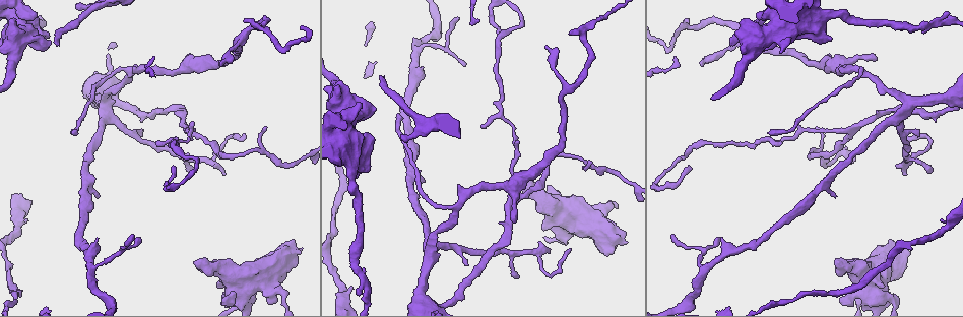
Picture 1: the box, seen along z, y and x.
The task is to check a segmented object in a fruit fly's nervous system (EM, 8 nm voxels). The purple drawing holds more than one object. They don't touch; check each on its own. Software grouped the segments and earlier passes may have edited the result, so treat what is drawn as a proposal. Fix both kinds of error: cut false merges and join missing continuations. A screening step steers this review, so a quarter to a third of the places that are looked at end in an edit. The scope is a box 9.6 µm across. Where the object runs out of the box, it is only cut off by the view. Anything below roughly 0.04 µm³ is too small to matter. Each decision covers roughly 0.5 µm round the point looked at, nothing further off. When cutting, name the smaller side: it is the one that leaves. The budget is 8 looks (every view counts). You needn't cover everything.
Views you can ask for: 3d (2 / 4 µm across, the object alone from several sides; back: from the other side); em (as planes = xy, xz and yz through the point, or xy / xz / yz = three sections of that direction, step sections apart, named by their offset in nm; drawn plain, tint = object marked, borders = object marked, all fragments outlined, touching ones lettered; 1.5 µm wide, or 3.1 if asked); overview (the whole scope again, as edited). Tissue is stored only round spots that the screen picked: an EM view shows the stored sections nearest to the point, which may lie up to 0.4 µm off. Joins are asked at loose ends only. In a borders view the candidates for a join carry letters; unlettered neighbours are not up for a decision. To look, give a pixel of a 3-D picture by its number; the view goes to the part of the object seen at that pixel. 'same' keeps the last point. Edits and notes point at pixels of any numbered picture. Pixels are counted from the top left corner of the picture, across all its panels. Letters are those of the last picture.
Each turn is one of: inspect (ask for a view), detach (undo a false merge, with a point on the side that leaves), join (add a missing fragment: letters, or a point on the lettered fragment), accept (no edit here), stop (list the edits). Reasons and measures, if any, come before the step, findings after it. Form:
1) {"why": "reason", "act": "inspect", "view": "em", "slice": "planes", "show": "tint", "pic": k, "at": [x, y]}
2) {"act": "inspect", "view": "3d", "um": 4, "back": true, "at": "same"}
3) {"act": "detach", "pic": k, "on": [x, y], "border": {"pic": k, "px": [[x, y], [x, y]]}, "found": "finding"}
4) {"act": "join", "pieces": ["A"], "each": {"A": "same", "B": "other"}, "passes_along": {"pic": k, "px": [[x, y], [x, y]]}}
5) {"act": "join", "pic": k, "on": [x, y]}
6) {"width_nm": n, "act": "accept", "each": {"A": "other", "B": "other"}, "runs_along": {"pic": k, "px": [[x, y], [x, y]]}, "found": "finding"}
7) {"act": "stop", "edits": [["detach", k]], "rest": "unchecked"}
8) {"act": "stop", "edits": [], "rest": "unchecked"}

{"act": "inspect", "view": "3d", "um": 4, "pic": 1, "at": [840, 302]}

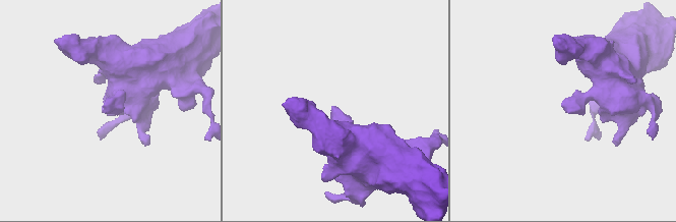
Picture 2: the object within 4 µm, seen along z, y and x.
{"act": "inspect", "view": "em", "slice": "planes", "show": "borders", "pic": 2, "at": [562, 105]}

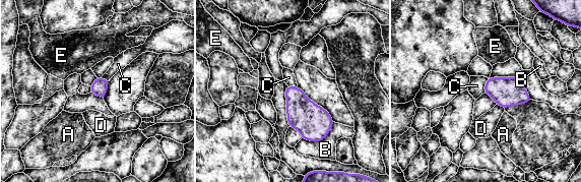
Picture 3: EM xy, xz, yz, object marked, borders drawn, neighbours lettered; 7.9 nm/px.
{"act": "accept", "each": {"A": "other", "B": "other", "C": "other", "D": "other", "E": "other"}, "border": {"pic": 3, "px": [[488, 78], [483, 93]]}, "found": "no lettered fragment goes on from it"}

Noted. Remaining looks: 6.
{"why": "branch stops here", "act": "inspect", "view": "3d", "um": 4, "pic": 1, "at": [906, 173]}

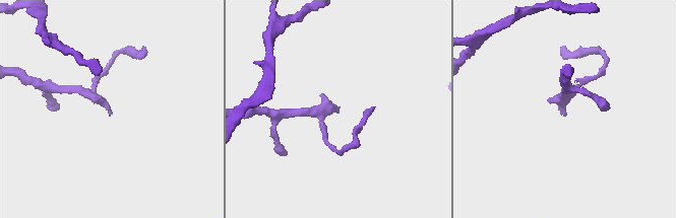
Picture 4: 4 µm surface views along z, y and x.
{"why": "need the tissue", "act": "inspect", "view": "em", "slice": "planes", "show": "tint", "pic": 4, "at": [566, 114]}

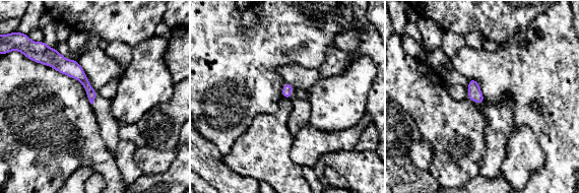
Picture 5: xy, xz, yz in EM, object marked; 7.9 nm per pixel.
{"act": "inspect", "view": "em", "slice": "planes", "show": "borders", "at": "same"}

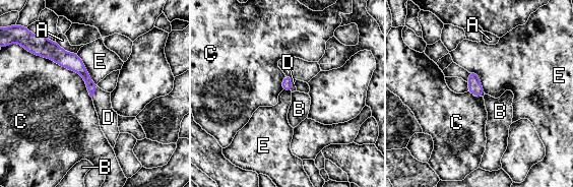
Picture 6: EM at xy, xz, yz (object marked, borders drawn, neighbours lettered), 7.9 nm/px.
{"act": "join", "pieces": ["D"], "each": {"A": "other", "B": "other", "C": "other", "D": "same", "E": "other"}, "passes_along": {"pic": 6, "px": [[77, 65], [96, 90], [108, 117]]}, "found": "the neuron continues"}

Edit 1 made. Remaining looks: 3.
{"act": "stop", "edits": [["join", 6]], "rest": "unchecked"}

